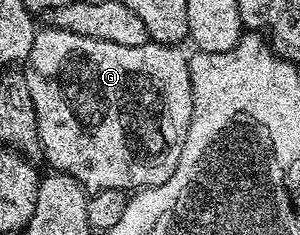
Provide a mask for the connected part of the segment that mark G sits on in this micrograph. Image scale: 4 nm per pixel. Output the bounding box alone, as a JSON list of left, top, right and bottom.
[23,25,192,193]

